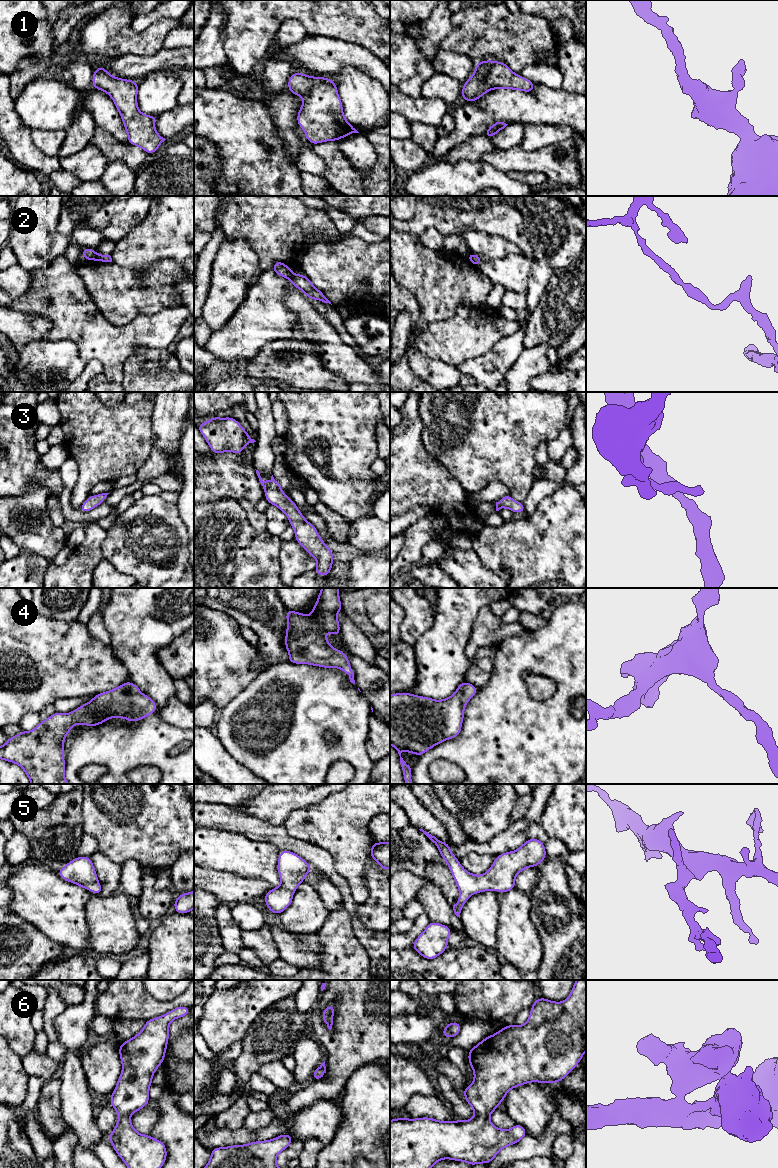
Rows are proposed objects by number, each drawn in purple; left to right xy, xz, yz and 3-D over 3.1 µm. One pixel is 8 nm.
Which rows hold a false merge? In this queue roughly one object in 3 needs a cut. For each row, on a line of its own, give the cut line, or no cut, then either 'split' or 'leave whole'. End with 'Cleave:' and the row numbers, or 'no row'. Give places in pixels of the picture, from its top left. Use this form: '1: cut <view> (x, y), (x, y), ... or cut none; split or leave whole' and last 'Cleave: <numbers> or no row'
1: cut none; leave whole
2: cut xy (96, 253), (94, 258); split
3: cut none; leave whole
4: cut none; leave whole
5: cut none; leave whole
6: cut none; leave whole
Cleave: 2

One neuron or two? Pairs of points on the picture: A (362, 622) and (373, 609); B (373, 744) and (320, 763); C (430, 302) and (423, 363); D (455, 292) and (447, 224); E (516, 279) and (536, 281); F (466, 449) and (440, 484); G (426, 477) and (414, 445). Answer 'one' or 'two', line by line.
A: two
B: two
C: two
D: two
E: two
F: two
G: one

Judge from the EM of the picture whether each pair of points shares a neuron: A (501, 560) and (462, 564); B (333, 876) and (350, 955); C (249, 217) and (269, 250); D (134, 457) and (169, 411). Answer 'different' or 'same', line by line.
A: different
B: different
C: same
D: different

